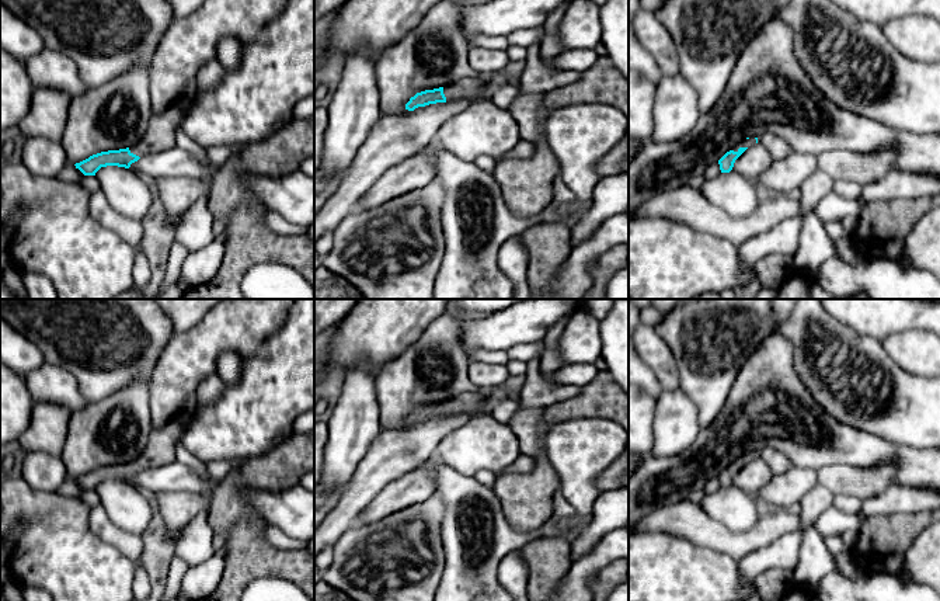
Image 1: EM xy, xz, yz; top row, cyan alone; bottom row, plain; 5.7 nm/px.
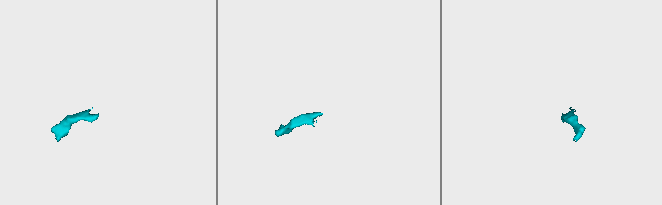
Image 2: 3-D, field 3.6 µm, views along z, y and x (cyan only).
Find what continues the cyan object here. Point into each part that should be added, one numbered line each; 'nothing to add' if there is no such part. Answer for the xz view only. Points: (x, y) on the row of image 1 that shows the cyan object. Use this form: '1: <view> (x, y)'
1: xz (469, 87)

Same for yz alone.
1: yz (745, 142)

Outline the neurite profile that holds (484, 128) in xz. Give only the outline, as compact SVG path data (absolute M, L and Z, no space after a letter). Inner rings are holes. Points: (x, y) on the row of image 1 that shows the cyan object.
M478 100L439 128L436 142L462 160L501 157L521 140L521 128L508 108Z

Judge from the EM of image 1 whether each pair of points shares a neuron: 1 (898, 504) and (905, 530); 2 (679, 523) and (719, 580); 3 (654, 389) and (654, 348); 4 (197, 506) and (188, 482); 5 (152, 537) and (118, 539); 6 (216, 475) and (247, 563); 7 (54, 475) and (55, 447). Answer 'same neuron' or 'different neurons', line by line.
1: different neurons
2: different neurons
3: different neurons
4: different neurons
5: different neurons
6: different neurons
7: different neurons

